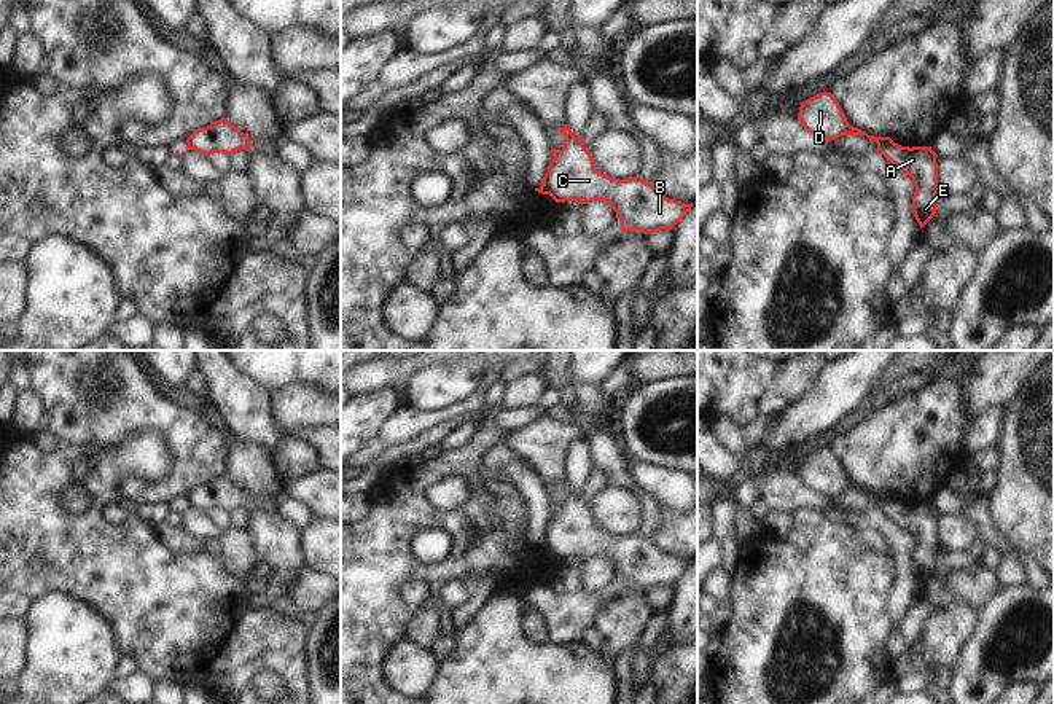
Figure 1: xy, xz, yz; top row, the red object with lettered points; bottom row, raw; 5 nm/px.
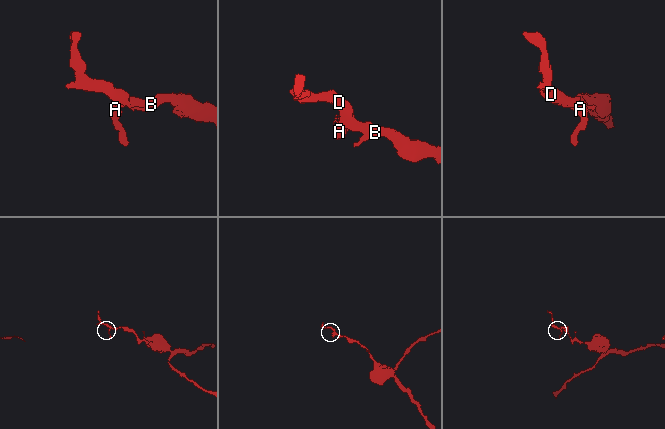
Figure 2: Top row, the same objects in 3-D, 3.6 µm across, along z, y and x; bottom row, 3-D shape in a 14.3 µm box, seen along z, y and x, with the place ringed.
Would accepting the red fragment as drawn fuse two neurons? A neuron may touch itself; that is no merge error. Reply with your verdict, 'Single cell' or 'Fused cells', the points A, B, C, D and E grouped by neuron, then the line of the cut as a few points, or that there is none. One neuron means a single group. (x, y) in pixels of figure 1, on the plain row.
Fused cells. Groups: A E / B C D. Split along yz (893, 499), (878, 502)

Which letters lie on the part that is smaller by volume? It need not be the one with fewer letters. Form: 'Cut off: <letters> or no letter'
Cut off: A, E

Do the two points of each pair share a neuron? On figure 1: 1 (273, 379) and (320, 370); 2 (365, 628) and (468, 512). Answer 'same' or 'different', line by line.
1: same
2: same

